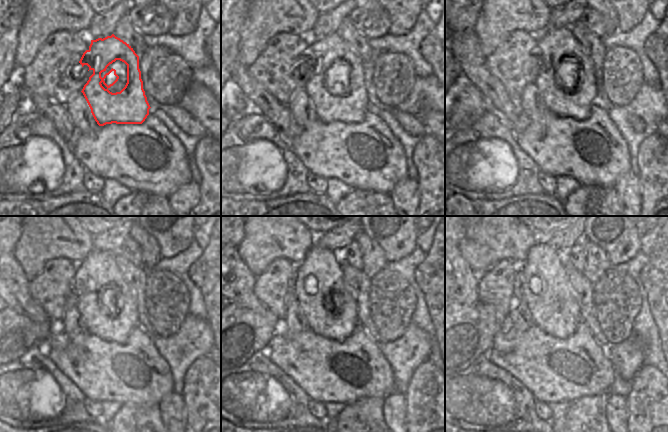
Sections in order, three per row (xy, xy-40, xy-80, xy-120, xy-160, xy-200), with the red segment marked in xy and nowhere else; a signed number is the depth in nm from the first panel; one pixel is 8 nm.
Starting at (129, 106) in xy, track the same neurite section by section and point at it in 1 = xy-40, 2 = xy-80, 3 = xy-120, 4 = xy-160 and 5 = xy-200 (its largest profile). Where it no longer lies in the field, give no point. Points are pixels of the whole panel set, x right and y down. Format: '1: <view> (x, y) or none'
1: xy-40 (350, 108)
2: xy-80 (545, 51)
3: xy-120 (99, 271)
4: xy-160 (321, 272)
5: xy-200 (545, 283)

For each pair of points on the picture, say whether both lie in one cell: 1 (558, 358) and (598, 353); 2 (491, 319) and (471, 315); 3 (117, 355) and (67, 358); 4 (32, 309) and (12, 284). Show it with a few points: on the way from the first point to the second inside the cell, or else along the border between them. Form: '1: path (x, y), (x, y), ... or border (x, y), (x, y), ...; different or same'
1: path (568, 357), (583, 346), (588, 349); same
2: path (486, 319), (476, 316); same
3: path (105, 357), (79, 357); same
4: path (26, 303), (13, 290); same

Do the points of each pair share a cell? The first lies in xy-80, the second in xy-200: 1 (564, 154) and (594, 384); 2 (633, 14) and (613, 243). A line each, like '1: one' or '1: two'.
1: one
2: one

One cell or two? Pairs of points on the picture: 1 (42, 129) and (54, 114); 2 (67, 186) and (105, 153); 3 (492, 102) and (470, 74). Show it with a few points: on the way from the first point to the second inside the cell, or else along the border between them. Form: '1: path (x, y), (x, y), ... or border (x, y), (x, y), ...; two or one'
1: border (35, 109), (42, 113), (64, 138); two
2: border (72, 150), (75, 158), (86, 170); two
3: path (486, 95), (472, 81); one

